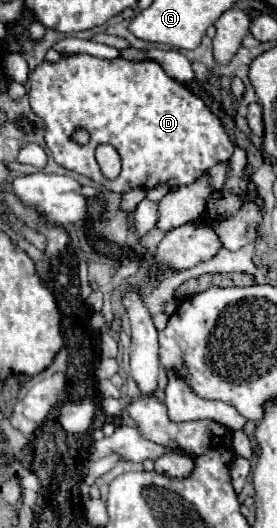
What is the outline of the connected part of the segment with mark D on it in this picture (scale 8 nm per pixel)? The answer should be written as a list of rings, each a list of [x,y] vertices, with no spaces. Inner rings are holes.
[[[70,55],[56,63],[42,63],[30,73],[30,105],[46,123],[46,145],[50,155],[58,165],[90,177],[102,183],[110,191],[128,191],[132,187],[152,189],[162,181],[168,181],[172,189],[192,183],[202,171],[210,169],[220,161],[232,157],[234,145],[228,139],[220,119],[204,105],[202,99],[192,95],[182,83],[170,79],[164,69],[154,61],[126,61],[118,59],[98,59],[92,55]],[[84,127],[90,131],[90,141],[86,145],[76,145],[72,141],[72,131]],[[100,143],[110,143],[118,149],[122,157],[122,171],[116,179],[106,179],[96,163],[94,149]]]

